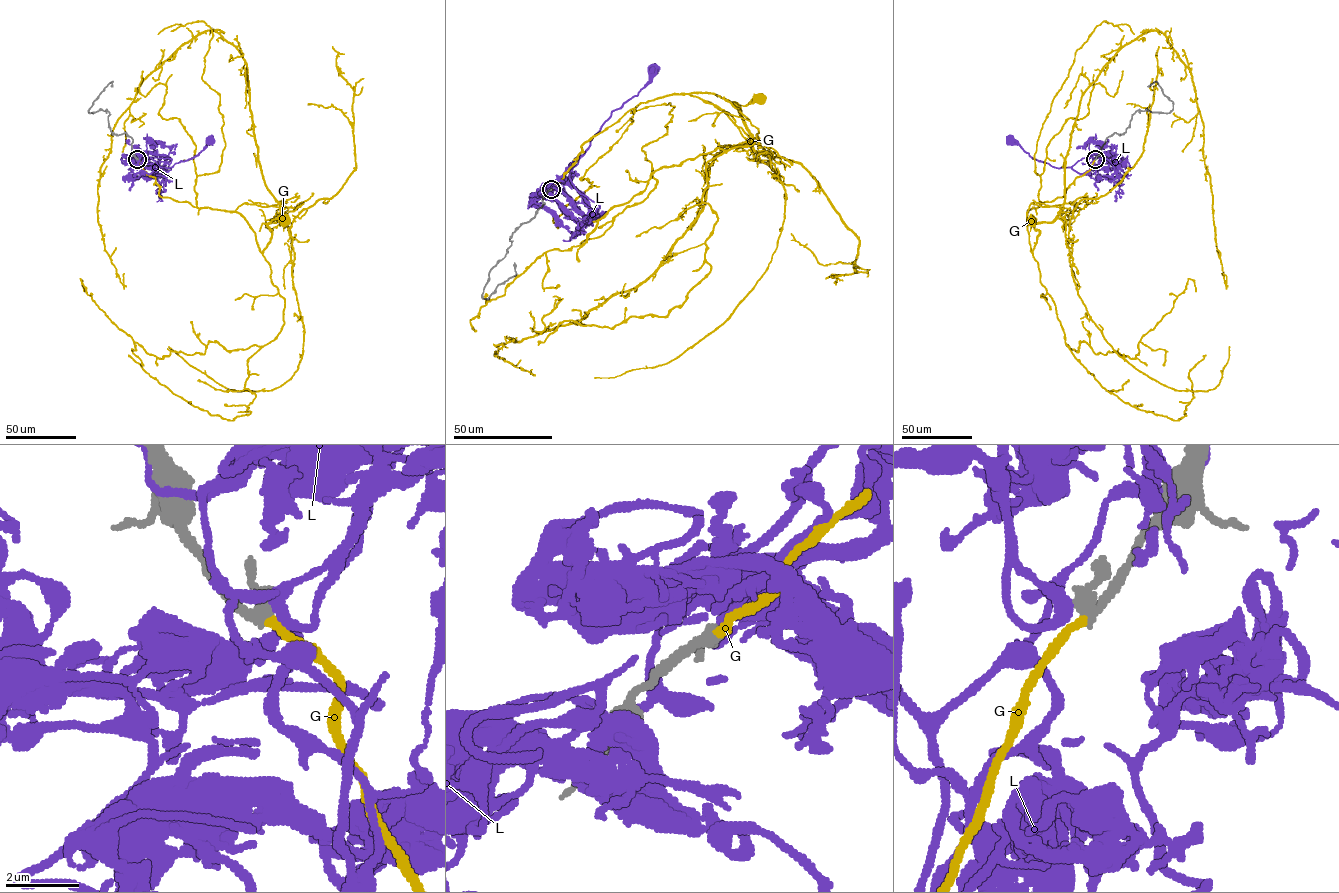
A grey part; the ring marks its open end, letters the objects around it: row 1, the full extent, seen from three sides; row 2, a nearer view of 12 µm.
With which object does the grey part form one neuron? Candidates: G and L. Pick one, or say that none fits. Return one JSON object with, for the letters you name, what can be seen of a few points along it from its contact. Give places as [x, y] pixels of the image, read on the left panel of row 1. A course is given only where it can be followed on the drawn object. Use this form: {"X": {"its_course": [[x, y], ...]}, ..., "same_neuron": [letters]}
{"G": {"its_course": [[137, 159], [155, 178], [161, 196], [238, 212], [261, 252], [271, 237], [268, 224], [278, 218], [286, 222]]}, "same_neuron": ["G"]}

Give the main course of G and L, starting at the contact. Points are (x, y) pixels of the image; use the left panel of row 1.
G: (137, 159), (155, 178), (161, 196), (238, 212), (261, 252), (271, 237), (268, 224), (278, 218), (286, 222)
L: (137, 159), (141, 170), (150, 173), (160, 167), (171, 167), (194, 157), (210, 139)

